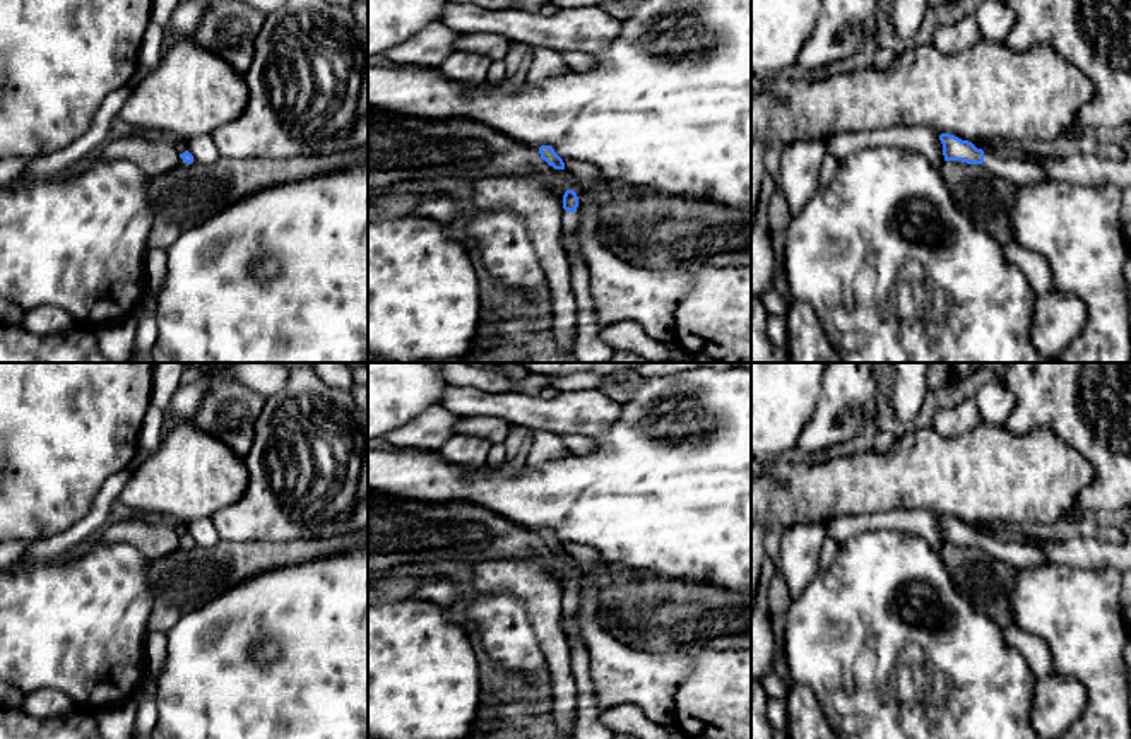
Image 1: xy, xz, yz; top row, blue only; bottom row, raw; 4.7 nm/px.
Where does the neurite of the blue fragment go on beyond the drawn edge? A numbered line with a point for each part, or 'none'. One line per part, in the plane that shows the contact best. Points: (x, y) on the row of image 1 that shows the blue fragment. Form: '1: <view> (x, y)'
1: xz (570, 242)

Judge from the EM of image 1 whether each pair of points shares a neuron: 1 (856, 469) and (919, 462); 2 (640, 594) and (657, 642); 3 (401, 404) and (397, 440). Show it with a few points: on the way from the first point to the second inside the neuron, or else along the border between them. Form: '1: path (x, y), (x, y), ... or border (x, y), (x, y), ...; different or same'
1: path (871, 469), (904, 469); same
2: border (615, 620), (630, 630), (666, 630), (692, 645); different
3: border (433, 404), (385, 435); different

